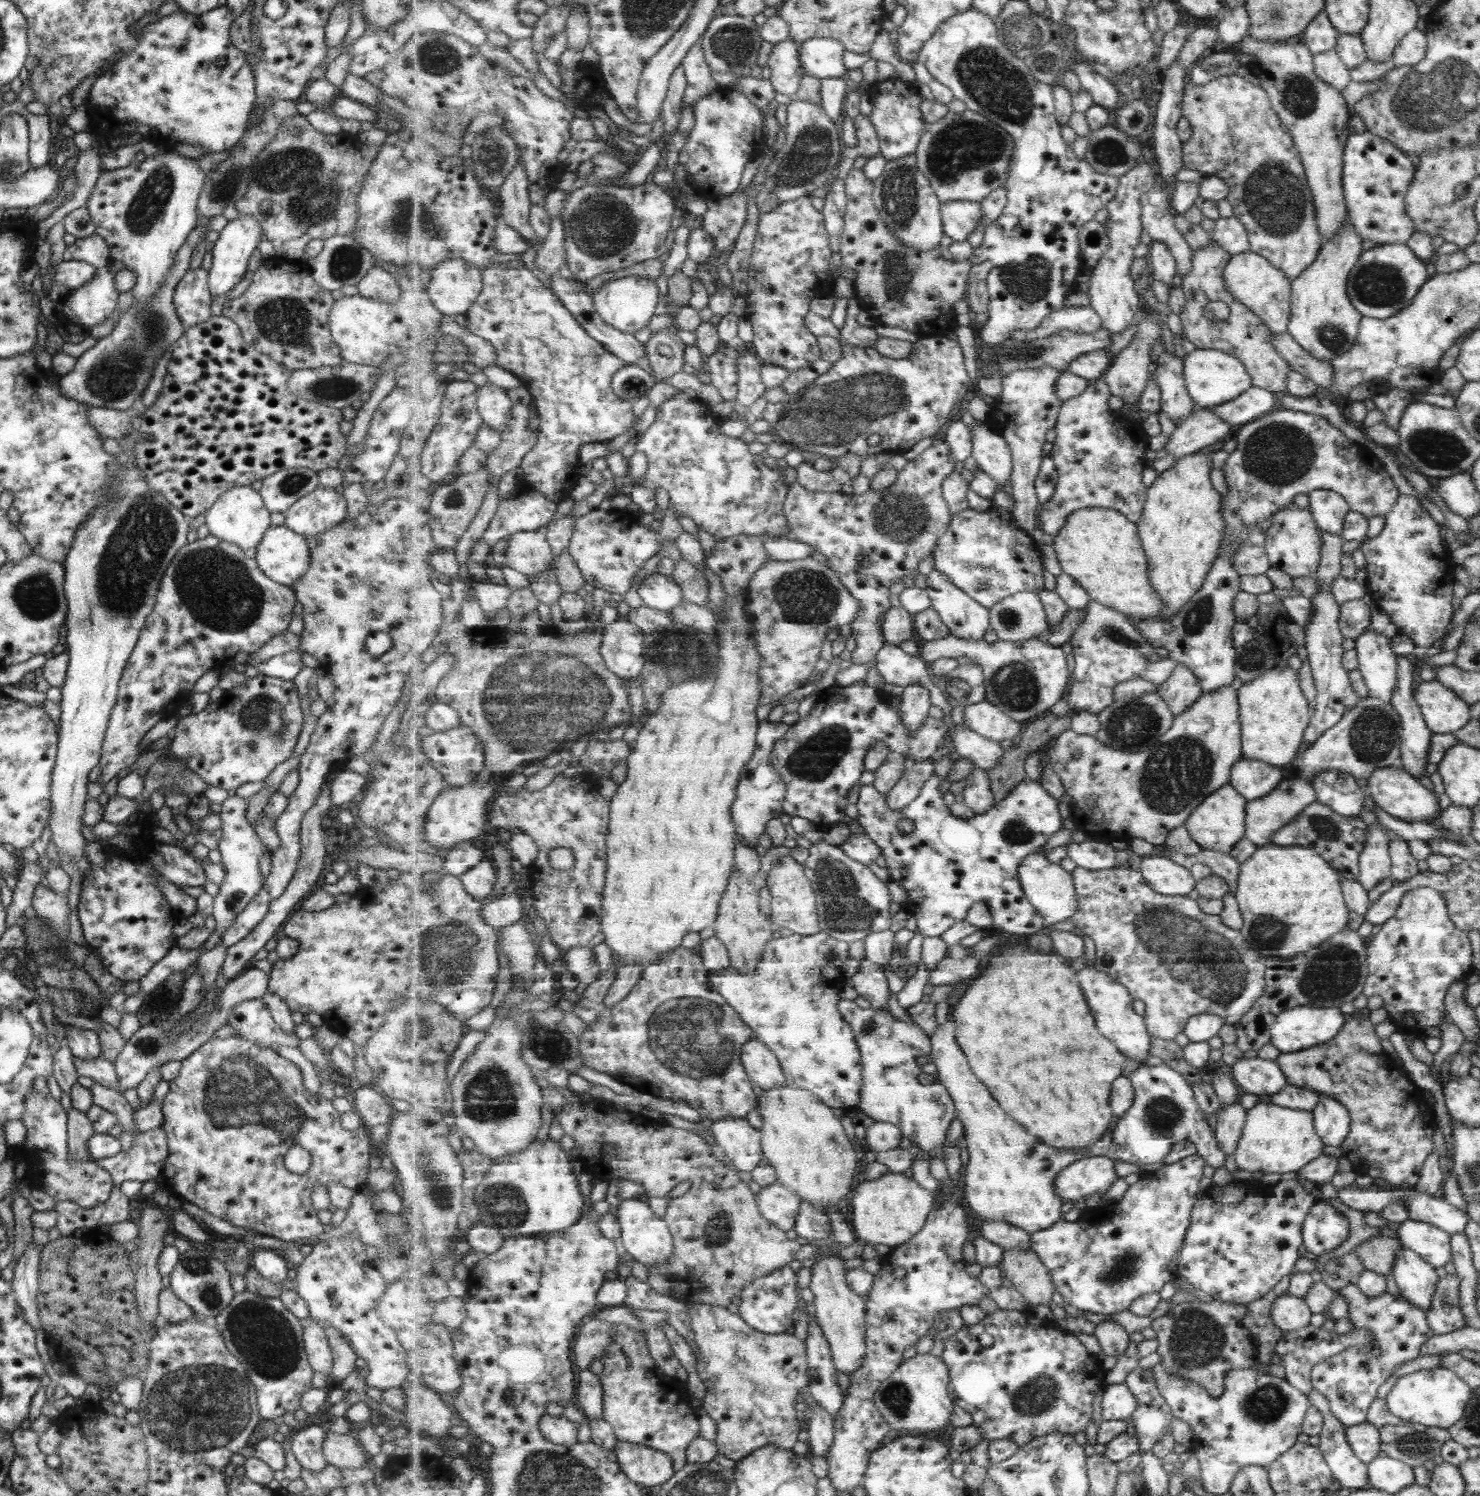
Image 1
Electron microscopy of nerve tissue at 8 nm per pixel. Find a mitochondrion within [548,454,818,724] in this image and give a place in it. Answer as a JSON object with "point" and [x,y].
{"point":[681,653]}

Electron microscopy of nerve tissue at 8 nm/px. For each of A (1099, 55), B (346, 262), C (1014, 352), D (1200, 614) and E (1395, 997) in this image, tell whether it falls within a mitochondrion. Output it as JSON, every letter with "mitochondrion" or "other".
{"A":"other","B":"mitochondrion","C":"mitochondrion","D":"mitochondrion","E":"other"}

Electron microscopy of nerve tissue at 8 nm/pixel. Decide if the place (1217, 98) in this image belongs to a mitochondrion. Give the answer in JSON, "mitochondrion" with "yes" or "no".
{"mitochondrion":"no"}

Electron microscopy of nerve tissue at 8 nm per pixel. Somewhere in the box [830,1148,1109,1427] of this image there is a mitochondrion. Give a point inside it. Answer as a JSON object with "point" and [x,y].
{"point":[1035,1397]}

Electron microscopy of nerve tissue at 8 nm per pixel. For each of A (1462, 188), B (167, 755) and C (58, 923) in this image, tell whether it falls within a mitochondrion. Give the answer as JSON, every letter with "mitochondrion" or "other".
{"A":"mitochondrion","B":"other","C":"mitochondrion"}

